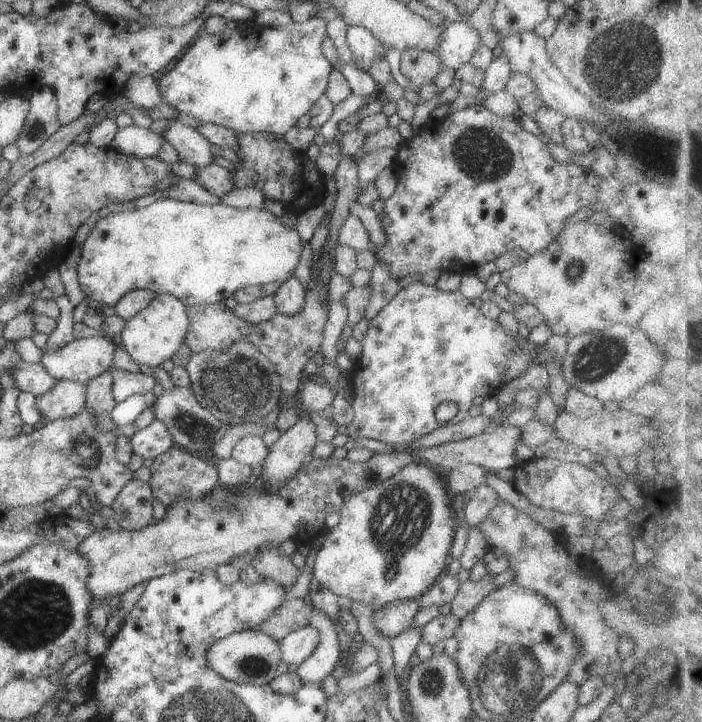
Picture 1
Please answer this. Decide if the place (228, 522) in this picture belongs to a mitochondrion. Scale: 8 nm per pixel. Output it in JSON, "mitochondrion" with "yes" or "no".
{"mitochondrion":"yes"}

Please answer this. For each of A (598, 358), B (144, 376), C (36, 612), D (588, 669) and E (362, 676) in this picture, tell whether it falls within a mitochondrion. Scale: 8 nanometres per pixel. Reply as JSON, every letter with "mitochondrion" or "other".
{"A":"mitochondrion","B":"other","C":"mitochondrion","D":"other","E":"other"}

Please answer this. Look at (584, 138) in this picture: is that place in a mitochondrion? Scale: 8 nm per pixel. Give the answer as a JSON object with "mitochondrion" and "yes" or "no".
{"mitochondrion":"no"}

